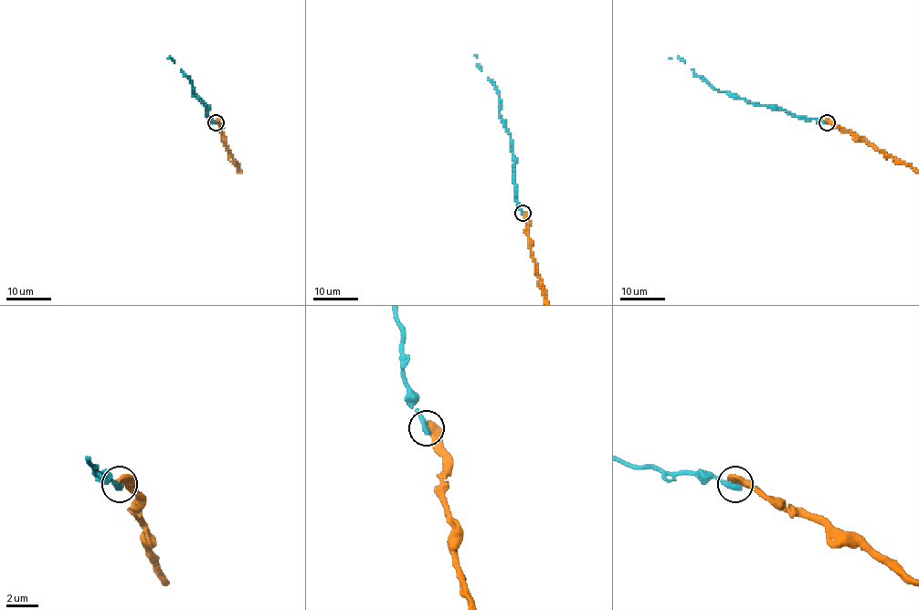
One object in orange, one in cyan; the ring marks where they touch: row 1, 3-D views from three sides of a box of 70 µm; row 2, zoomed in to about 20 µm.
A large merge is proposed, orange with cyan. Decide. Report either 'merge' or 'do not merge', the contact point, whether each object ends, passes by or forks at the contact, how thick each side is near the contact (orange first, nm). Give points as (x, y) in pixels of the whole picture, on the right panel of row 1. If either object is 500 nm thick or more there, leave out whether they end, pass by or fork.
do not merge | (827, 122) | orange ends | cyan ends | 480/400 nm

